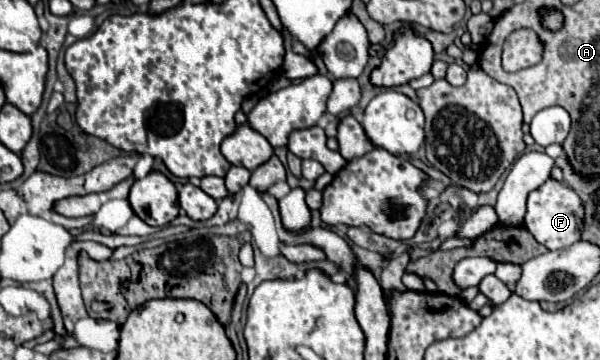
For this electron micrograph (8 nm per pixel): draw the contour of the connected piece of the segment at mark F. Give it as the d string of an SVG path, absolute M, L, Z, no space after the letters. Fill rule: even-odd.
M549 178L543 186L531 192L527 200L527 214L525 214L525 228L535 236L535 240L549 250L559 250L571 246L581 240L581 218L583 218L583 202L573 188L565 182L557 182Z

